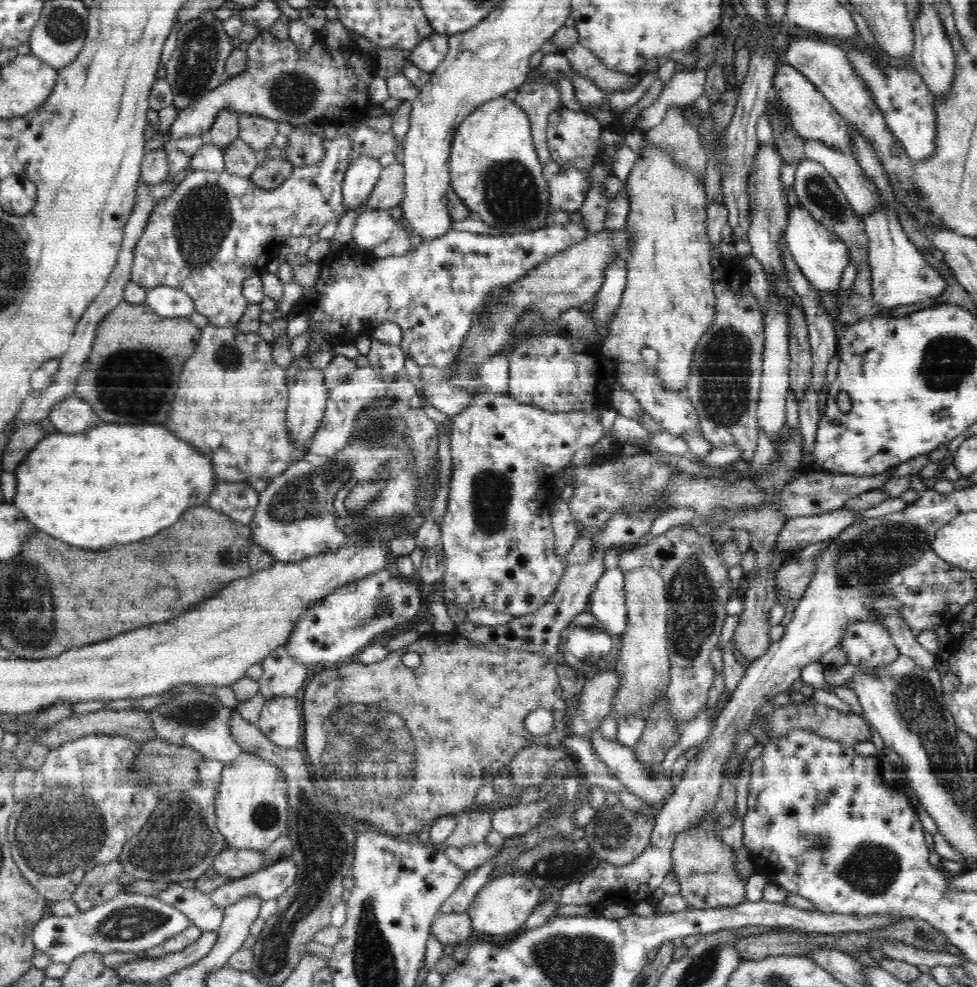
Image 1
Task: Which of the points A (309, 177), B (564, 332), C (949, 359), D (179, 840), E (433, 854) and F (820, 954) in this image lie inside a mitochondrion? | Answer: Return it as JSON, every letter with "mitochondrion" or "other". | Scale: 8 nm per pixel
{"A":"other","B":"other","C":"mitochondrion","D":"mitochondrion","E":"other","F":"other"}

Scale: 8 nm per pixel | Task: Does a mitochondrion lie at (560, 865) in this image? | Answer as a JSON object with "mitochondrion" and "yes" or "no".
{"mitochondrion":"yes"}

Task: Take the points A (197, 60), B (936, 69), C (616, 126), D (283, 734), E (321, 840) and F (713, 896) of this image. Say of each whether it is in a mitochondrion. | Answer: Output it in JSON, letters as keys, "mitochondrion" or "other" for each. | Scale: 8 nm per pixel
{"A":"mitochondrion","B":"other","C":"other","D":"other","E":"mitochondrion","F":"other"}

